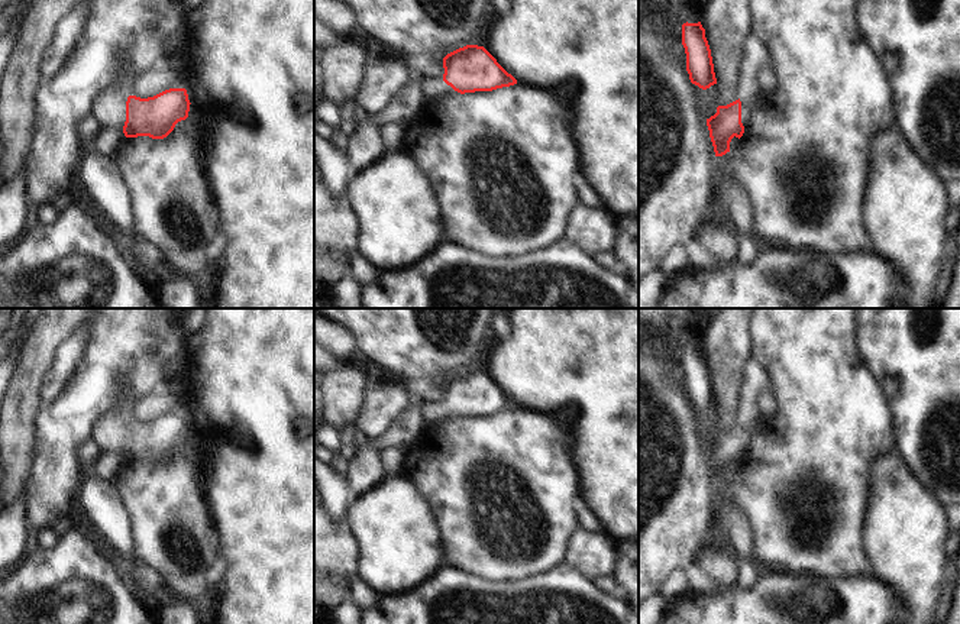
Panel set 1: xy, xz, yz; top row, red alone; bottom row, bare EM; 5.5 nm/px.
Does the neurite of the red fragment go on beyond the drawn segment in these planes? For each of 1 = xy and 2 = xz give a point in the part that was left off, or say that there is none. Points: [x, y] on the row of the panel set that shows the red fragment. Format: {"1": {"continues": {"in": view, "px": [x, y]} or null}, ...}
{"1": {"continues": {"in": "xy", "px": [109, 107]}}, "2": {"continues": {"in": "xz", "px": [432, 87]}}}

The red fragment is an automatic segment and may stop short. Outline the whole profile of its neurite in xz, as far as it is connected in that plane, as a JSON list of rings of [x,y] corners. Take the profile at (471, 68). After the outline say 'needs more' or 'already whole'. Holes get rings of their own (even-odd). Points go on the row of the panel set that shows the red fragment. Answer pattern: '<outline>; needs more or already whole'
[[[466,45],[443,58],[442,77],[423,77],[423,101],[475,91],[492,91],[517,84],[497,59],[478,45]]]; needs more

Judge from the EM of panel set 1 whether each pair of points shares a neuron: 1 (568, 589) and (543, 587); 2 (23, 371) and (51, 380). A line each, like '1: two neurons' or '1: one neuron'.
1: one neuron
2: two neurons

